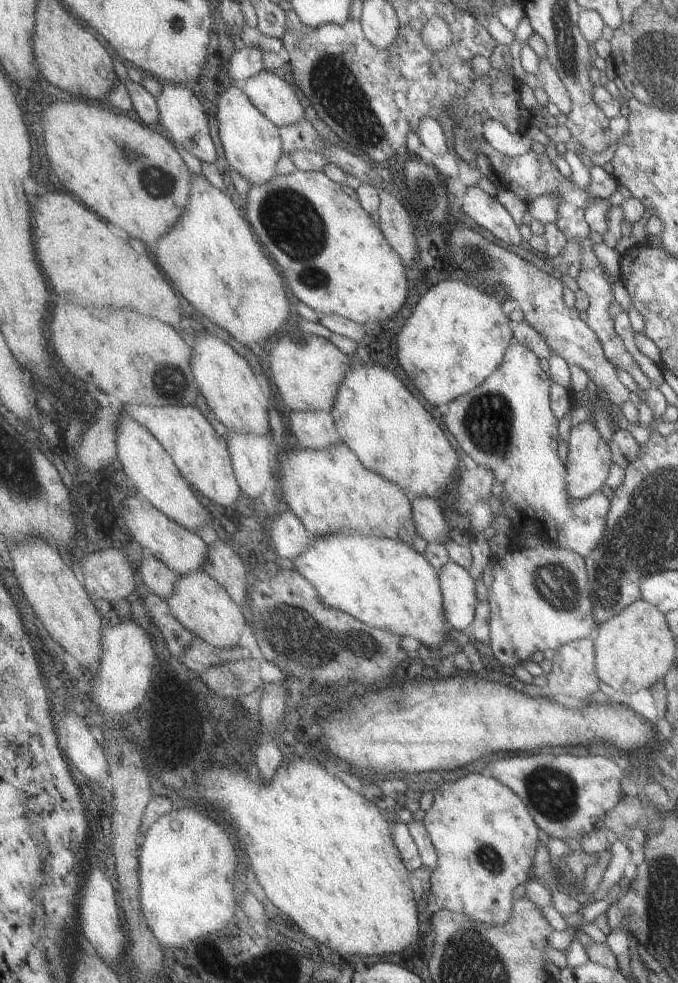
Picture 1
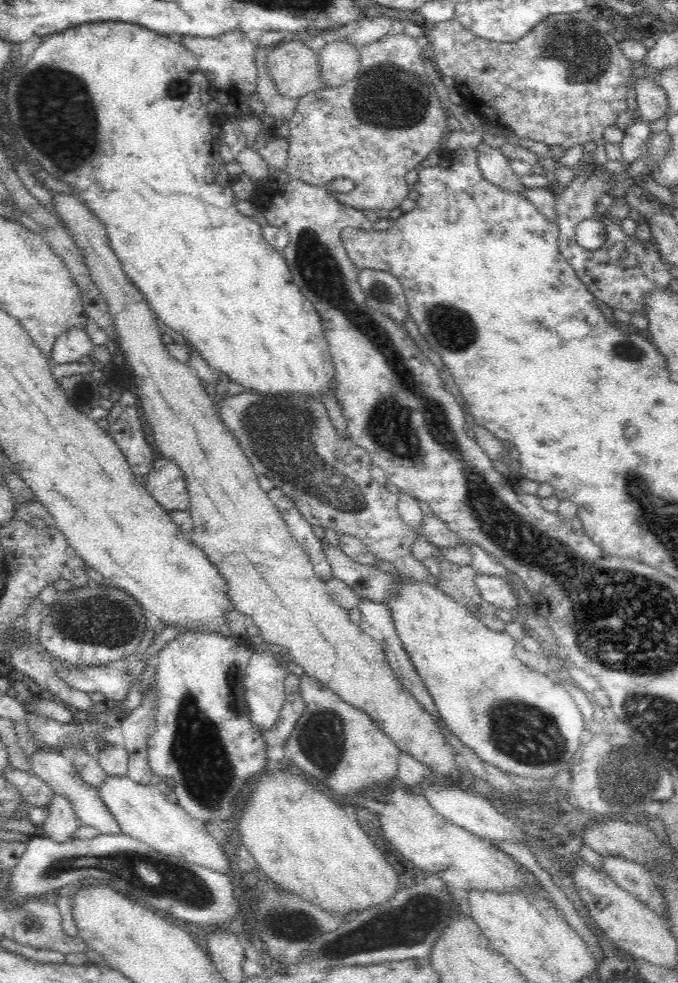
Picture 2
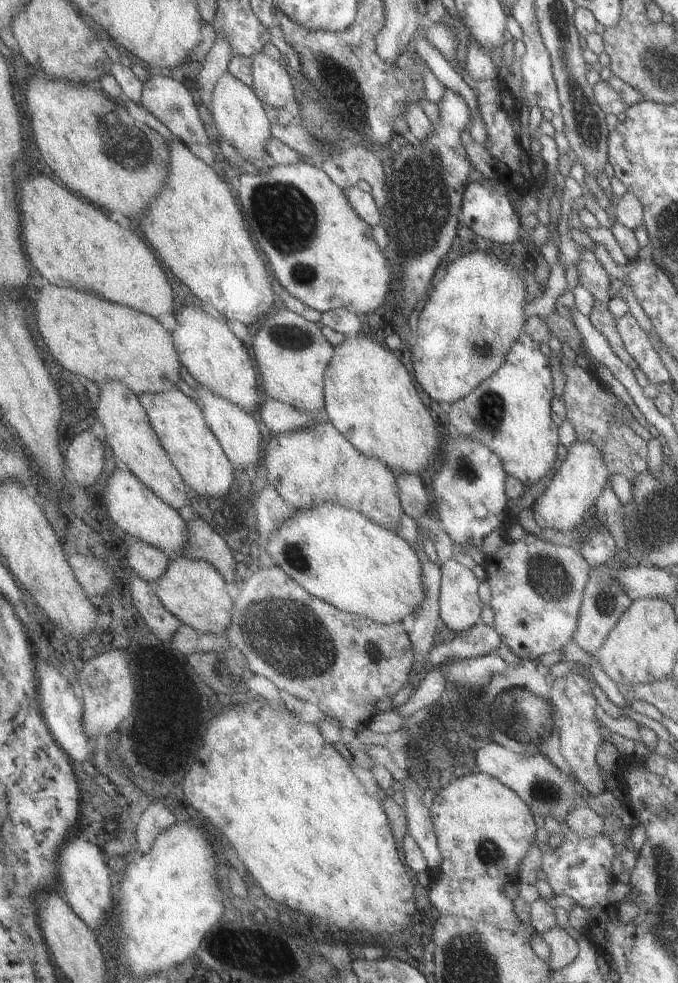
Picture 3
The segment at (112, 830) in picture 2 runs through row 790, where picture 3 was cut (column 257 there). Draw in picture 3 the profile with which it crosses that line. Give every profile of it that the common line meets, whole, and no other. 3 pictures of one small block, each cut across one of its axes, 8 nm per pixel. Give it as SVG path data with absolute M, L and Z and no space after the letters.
M262 51L253 54L252 56L252 90L256 96L263 102L264 105L269 105L275 109L286 108L288 102L294 102L294 87L290 81L290 76L286 72L285 62L275 60L272 57L265 55Z

